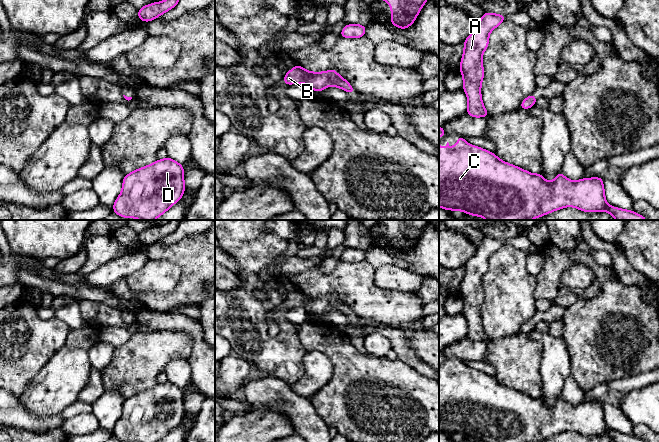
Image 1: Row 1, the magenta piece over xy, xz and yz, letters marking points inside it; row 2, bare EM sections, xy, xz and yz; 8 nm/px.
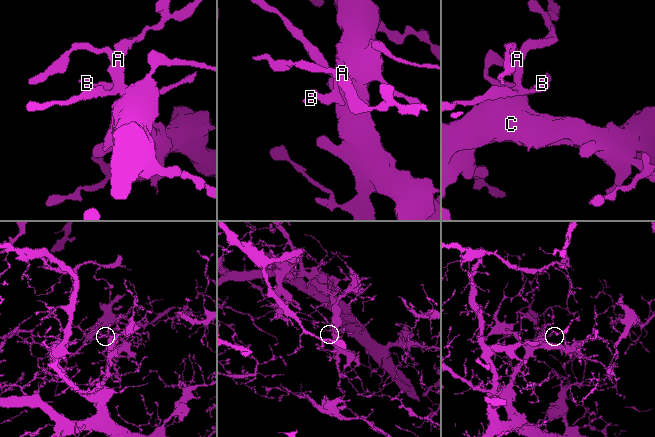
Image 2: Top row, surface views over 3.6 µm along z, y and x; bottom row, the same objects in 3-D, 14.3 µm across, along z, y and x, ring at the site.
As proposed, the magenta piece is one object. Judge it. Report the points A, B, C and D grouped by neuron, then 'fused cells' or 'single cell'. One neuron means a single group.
groups A B C D; single cell

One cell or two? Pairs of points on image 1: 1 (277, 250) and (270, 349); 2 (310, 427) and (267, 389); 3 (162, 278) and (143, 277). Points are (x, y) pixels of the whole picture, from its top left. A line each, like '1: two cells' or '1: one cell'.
1: one cell
2: one cell
3: one cell

